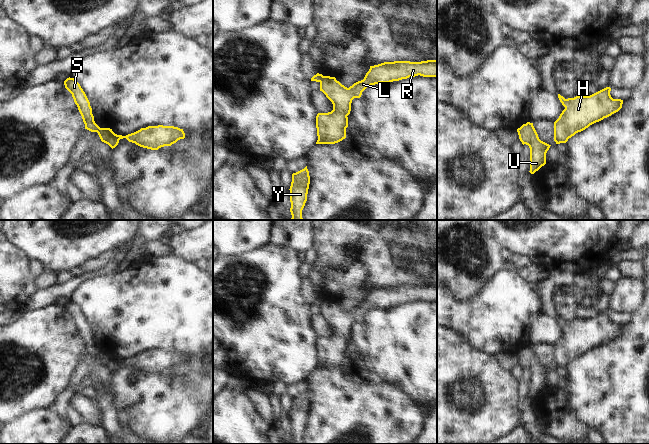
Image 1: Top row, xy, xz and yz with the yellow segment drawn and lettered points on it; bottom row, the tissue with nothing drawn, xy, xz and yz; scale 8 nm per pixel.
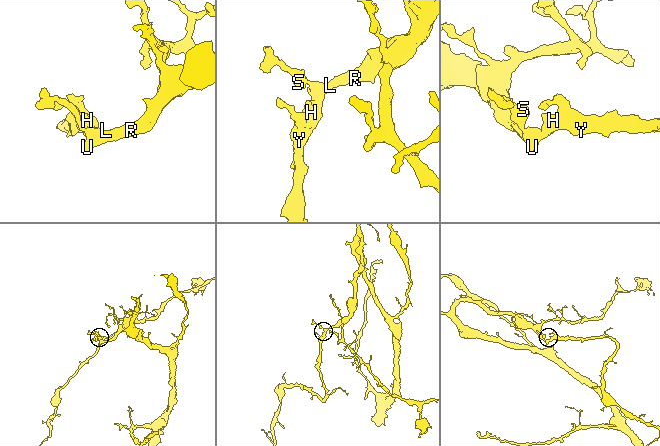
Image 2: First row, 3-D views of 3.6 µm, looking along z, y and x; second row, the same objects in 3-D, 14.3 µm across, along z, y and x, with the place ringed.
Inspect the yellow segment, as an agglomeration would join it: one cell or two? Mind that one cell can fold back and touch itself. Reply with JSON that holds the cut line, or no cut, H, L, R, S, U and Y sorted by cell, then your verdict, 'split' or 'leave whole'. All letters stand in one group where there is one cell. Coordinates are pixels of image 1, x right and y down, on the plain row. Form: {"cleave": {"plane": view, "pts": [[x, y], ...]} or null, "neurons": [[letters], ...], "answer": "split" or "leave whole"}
{"cleave": {"plane": "xz", "pts": [[324, 300], [319, 305]]}, "neurons": [["H", "L", "R", "U", "Y"], ["S"]], "answer": "split"}

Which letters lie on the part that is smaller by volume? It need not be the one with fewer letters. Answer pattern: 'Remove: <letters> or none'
Remove: S

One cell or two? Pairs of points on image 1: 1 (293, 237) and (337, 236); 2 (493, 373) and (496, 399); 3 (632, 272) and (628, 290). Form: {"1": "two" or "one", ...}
{"1": "two", "2": "one", "3": "two"}

